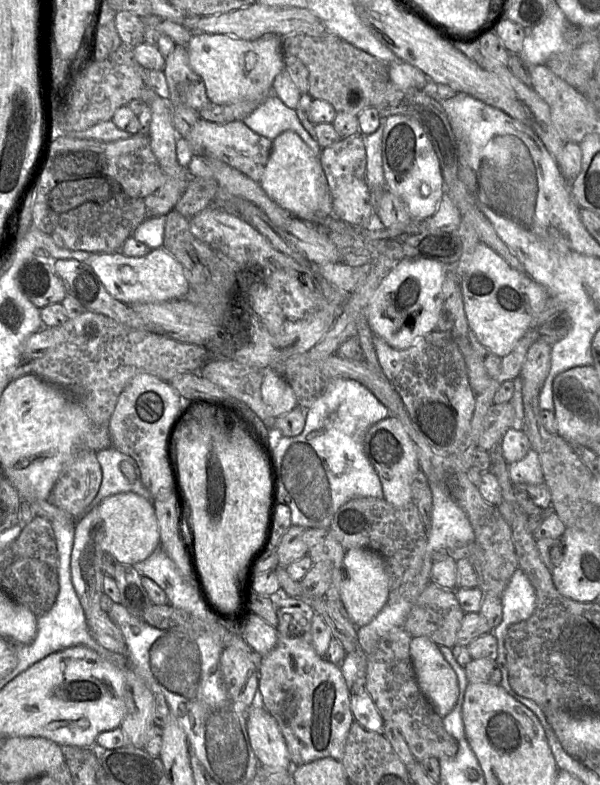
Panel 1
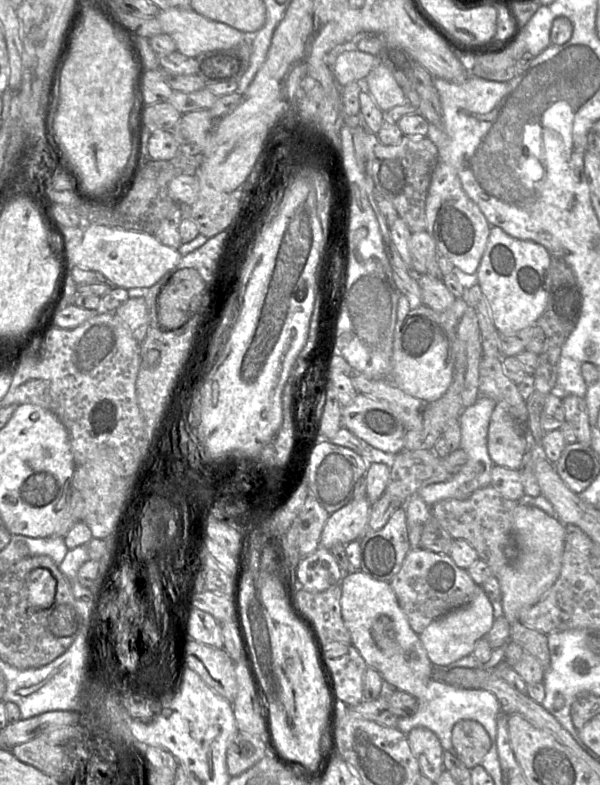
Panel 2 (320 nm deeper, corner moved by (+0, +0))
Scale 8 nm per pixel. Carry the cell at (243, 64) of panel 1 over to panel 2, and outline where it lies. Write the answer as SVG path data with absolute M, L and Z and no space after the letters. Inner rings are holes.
M168 8L159 10L158 19L163 32L170 35L176 45L177 50L189 57L197 57L202 53L213 50L227 49L245 41L250 35L229 26L223 22L211 20L192 8Z

